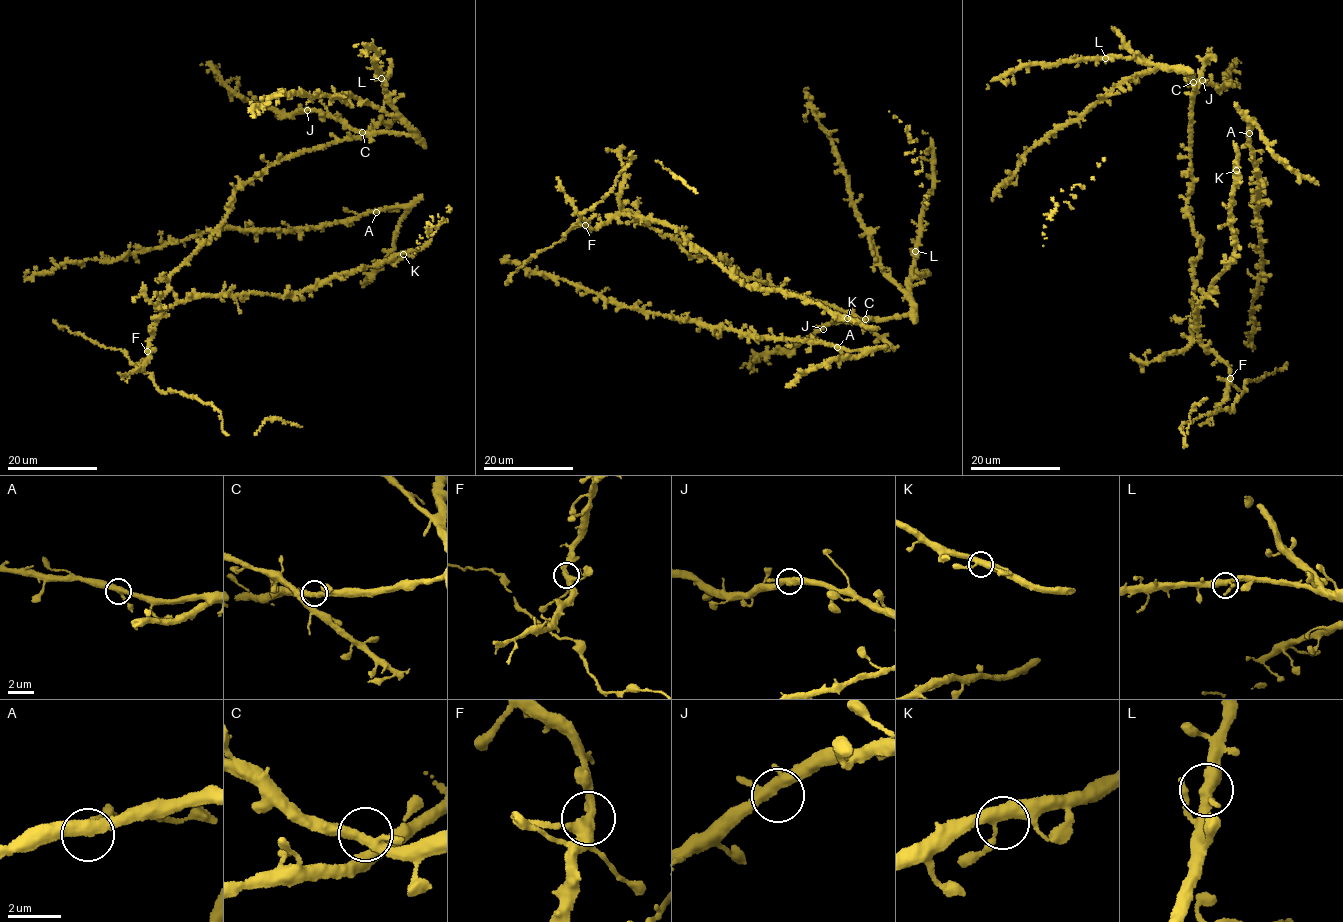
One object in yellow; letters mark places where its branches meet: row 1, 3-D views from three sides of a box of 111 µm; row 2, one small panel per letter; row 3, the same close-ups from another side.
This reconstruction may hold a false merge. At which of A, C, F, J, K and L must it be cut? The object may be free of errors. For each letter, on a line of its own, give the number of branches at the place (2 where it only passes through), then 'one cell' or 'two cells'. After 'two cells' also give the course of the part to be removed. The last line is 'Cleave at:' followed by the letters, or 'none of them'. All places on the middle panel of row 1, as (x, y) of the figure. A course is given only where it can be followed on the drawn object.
A: 3 branches meet; one cell
C: 3 branches meet; one cell
F: 3 branches meet; one cell
J: 3 branches meet; one cell
K: 3 branches meet; one cell
L: 3 branches meet; one cell
Cleave at: none of them

